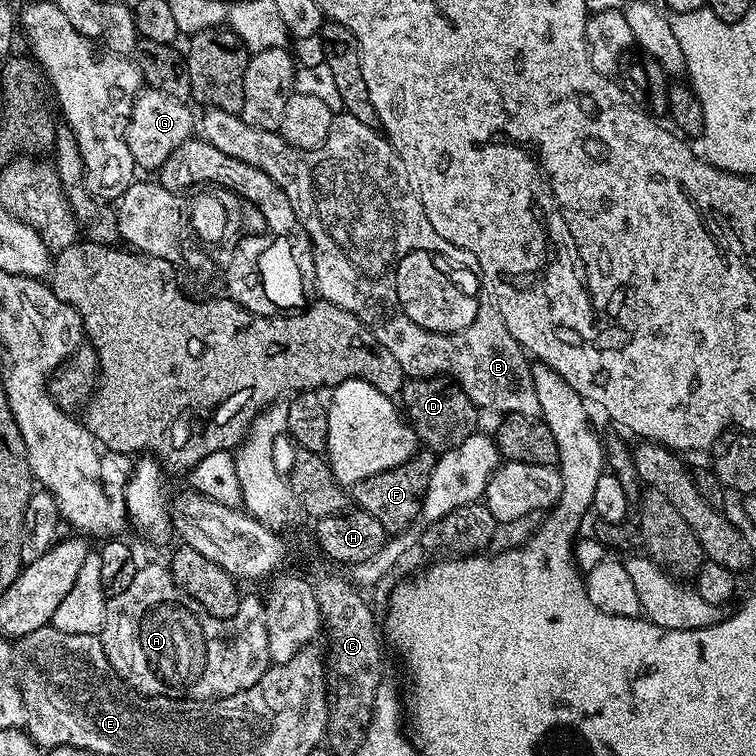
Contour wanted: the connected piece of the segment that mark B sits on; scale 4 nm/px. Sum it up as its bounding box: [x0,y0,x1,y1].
[198,108,540,416]

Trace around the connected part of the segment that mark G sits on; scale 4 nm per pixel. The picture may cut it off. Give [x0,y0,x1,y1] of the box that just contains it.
[123,87,194,170]

